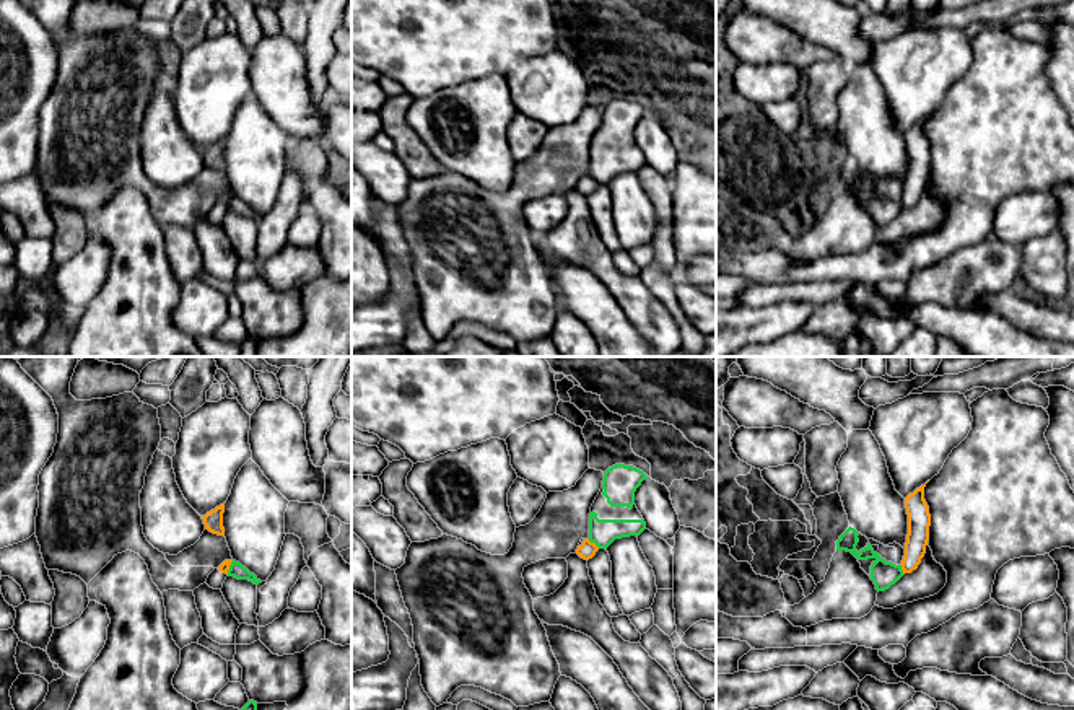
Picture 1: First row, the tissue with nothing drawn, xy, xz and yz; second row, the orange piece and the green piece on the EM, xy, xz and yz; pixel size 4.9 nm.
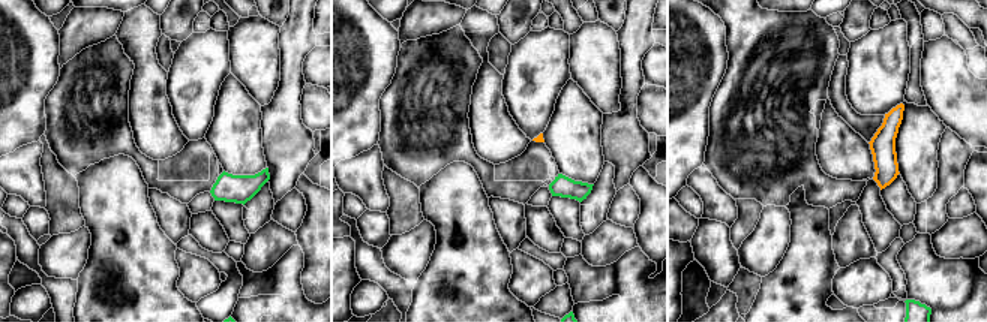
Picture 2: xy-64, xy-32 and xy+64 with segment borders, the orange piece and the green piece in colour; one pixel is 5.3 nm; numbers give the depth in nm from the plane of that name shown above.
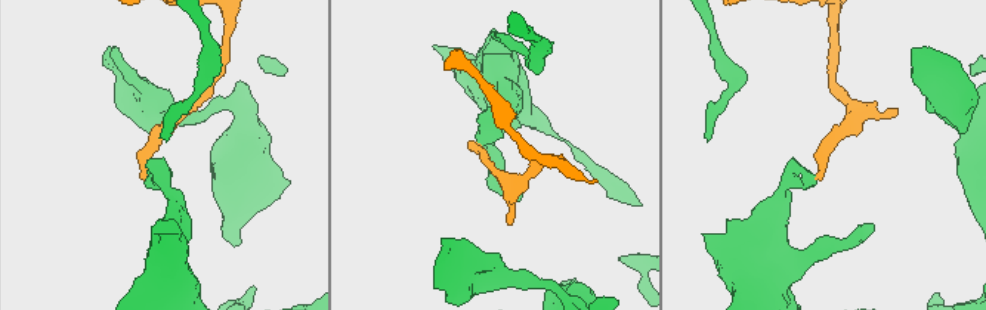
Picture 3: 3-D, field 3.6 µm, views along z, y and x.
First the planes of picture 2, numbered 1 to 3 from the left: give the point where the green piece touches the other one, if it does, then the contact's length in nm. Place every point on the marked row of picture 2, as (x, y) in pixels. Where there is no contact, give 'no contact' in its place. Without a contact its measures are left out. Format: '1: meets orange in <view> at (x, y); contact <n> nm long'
1: no contact
2: no contact
3: no contact

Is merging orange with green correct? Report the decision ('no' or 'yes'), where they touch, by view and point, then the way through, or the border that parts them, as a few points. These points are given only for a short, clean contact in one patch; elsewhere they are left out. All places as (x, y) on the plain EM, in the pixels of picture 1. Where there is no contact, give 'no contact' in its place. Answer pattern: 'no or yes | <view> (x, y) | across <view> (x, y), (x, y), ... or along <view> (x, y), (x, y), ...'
no | xz (593, 178) | along xz (588, 175), (599, 183)

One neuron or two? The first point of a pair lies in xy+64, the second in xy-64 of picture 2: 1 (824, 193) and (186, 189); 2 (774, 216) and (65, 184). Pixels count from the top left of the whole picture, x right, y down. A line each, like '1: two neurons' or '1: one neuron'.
1: one neuron
2: two neurons

